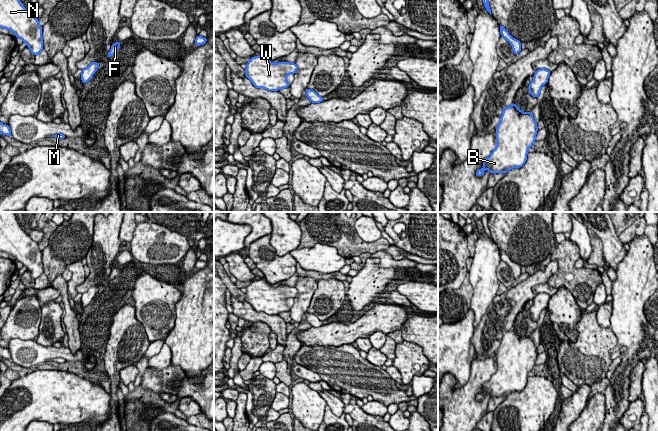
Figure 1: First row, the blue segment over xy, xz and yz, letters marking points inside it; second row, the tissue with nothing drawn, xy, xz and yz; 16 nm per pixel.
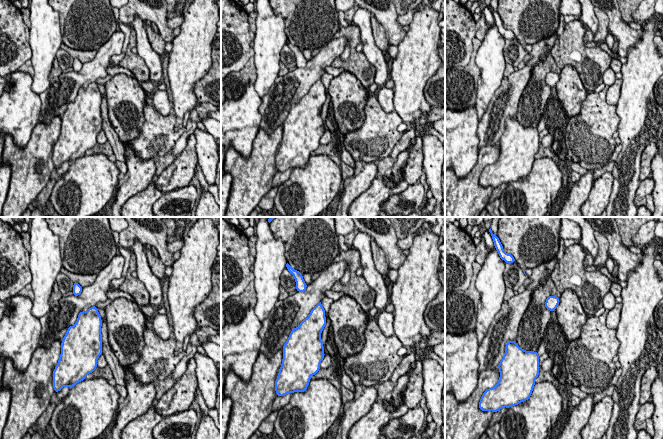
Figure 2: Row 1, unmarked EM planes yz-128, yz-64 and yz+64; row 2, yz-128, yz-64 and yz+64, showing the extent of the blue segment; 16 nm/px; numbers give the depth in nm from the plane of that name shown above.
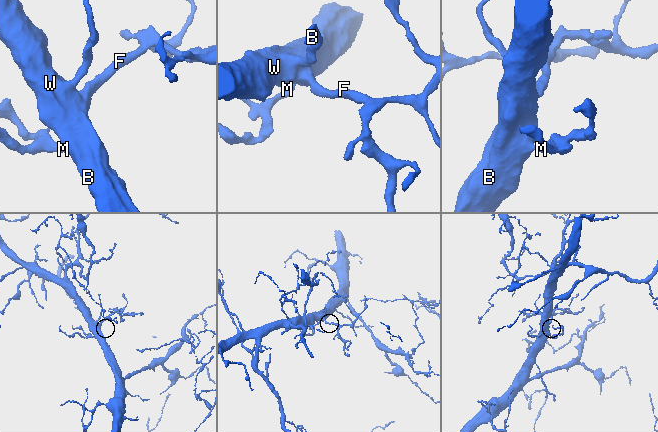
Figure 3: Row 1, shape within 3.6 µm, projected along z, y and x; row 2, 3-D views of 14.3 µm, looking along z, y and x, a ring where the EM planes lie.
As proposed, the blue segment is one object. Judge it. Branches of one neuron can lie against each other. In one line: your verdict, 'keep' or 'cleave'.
keep

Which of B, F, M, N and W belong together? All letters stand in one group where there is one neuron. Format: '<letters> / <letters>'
B F M N W

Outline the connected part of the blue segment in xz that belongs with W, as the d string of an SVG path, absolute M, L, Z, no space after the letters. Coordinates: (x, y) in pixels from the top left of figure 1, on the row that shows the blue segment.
M264 54L252 57L246 65L246 77L256 88L264 88L268 91L278 91L289 87L286 76L295 74L298 69L296 63L274 64Z

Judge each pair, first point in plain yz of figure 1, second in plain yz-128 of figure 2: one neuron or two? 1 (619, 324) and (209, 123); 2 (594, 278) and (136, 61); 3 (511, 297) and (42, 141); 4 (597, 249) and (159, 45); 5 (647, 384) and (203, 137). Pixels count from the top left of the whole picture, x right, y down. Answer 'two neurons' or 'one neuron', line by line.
1: two neurons
2: one neuron
3: two neurons
4: one neuron
5: one neuron

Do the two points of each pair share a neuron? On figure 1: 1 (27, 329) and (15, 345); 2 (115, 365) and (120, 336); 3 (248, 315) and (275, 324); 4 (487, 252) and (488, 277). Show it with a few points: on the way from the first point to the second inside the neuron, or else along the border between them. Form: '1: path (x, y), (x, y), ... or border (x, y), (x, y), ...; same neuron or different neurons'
1: border (35, 338), (12, 339), (10, 341); different neurons
2: path (116, 358), (120, 353), (120, 343); same neuron
3: path (255, 317), (268, 319); same neuron
4: path (487, 258), (487, 271); same neuron

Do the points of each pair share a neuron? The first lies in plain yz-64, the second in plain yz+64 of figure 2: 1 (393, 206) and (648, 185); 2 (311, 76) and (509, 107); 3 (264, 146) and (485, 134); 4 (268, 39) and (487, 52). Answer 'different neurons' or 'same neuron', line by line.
1: same neuron
2: same neuron
3: different neurons
4: same neuron

